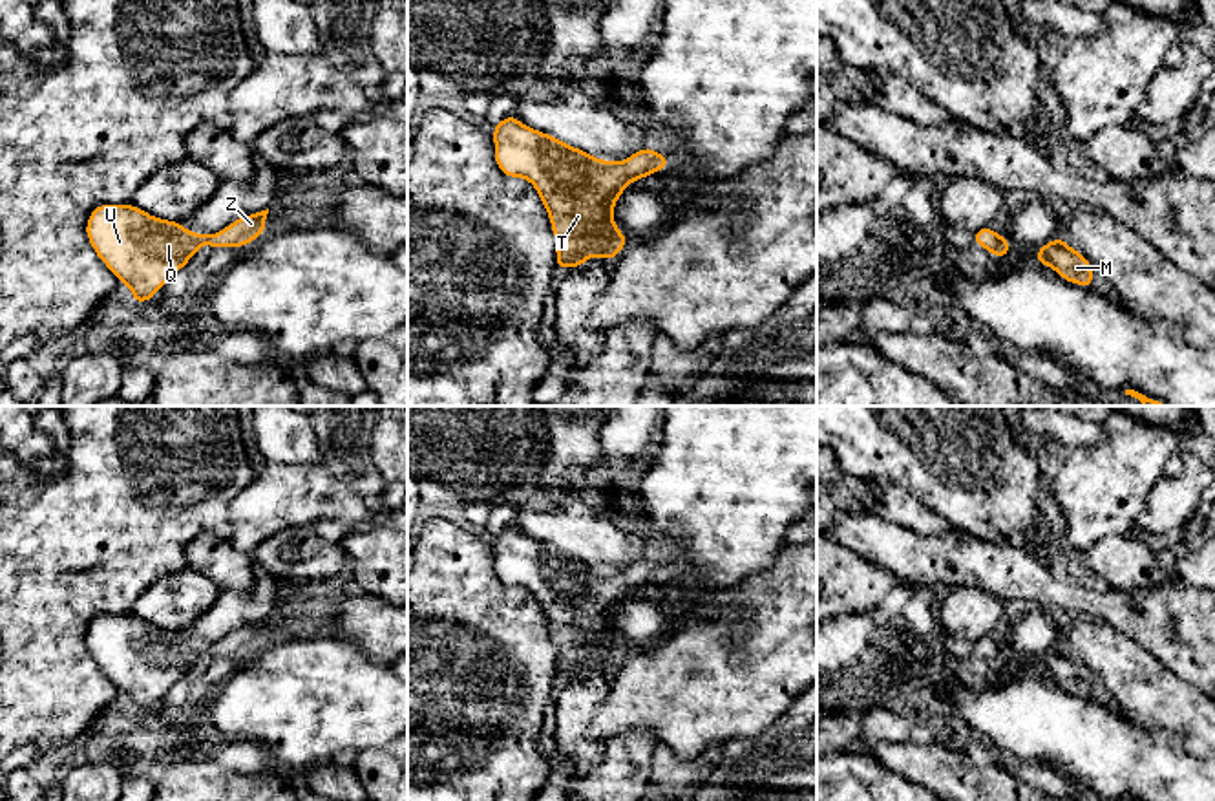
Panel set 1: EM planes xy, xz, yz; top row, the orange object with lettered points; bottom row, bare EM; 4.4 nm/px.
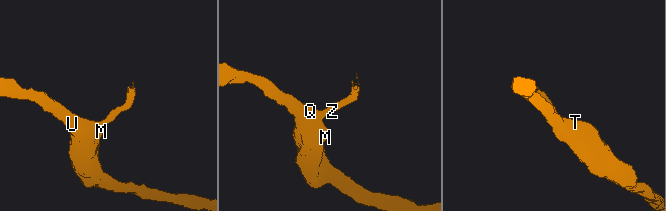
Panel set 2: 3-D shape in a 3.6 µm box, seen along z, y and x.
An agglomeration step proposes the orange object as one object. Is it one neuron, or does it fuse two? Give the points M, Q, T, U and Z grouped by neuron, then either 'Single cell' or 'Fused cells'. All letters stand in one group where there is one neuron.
Groups: M Q T U Z. Single cell

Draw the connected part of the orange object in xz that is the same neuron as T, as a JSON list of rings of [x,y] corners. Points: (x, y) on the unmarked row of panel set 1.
[[[508,525],[493,538],[495,574],[508,587],[530,591],[548,622],[555,644],[557,680],[581,677],[588,668],[614,669],[629,653],[612,627],[618,607],[634,589],[661,582],[671,569],[650,556],[632,561],[625,571],[605,571],[565,554],[561,549],[523,534]]]

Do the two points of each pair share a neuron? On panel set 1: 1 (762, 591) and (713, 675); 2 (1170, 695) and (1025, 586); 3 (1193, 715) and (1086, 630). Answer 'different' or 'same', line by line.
1: same
2: different
3: same

